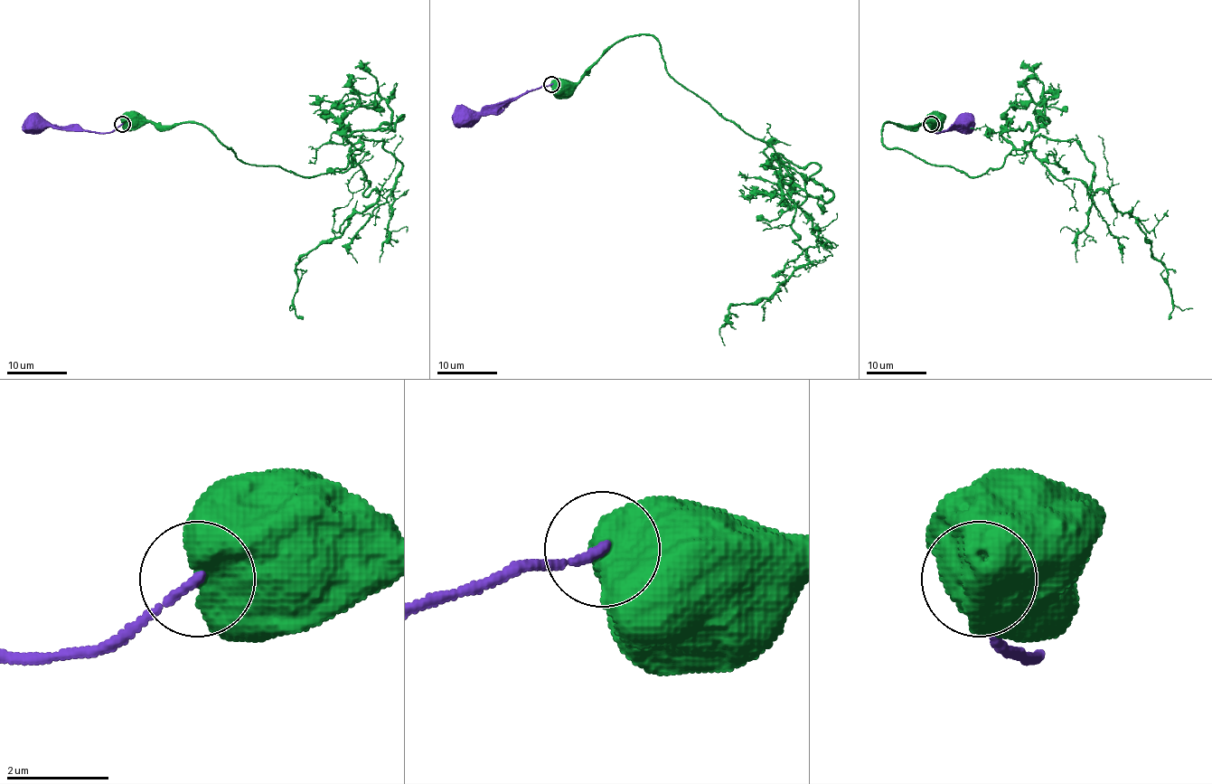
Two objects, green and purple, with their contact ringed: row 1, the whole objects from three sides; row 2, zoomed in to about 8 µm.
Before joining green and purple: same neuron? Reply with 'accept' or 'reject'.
reject

